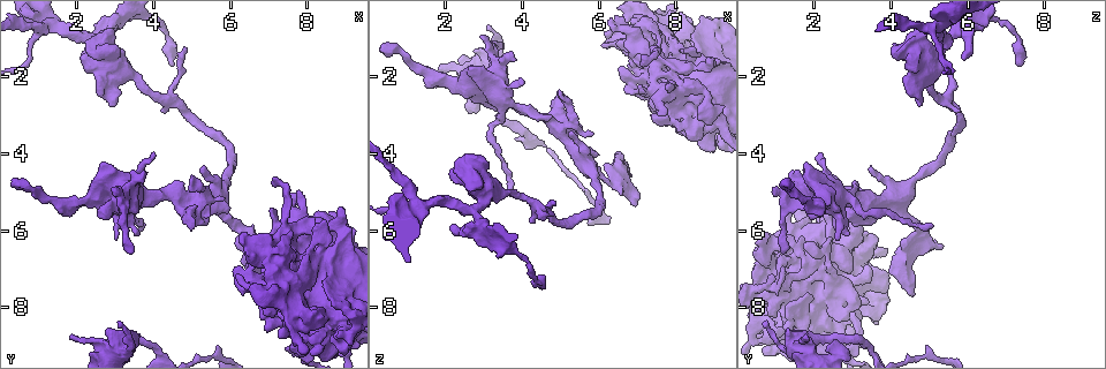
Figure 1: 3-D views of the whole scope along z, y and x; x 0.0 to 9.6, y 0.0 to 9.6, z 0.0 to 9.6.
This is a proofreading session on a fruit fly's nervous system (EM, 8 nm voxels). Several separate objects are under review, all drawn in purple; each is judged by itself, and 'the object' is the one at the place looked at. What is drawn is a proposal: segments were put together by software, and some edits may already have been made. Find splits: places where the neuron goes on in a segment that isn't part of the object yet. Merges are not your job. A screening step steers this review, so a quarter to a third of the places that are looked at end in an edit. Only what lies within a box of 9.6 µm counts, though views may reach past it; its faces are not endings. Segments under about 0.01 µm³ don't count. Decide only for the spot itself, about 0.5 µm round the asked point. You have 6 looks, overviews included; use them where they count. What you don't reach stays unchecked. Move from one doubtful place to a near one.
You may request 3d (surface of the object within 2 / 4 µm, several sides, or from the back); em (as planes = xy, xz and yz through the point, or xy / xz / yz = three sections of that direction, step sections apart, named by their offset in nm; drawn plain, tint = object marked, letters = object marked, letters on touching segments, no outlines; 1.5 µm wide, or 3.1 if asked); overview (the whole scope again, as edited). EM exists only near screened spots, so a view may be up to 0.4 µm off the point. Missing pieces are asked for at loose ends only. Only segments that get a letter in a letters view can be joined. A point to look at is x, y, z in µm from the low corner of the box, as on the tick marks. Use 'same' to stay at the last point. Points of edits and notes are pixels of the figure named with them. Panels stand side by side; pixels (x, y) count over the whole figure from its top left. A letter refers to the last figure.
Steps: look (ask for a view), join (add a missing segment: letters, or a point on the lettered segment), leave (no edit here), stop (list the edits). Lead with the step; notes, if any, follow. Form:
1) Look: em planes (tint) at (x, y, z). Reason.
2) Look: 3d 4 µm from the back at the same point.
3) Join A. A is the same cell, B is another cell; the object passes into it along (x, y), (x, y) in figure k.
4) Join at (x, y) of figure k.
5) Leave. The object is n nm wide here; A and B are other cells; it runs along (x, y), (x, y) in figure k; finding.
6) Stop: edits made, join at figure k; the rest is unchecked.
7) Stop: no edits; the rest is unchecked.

Look: 3d 2 µm at (7.00, 5.50, 2.20). Thick end.

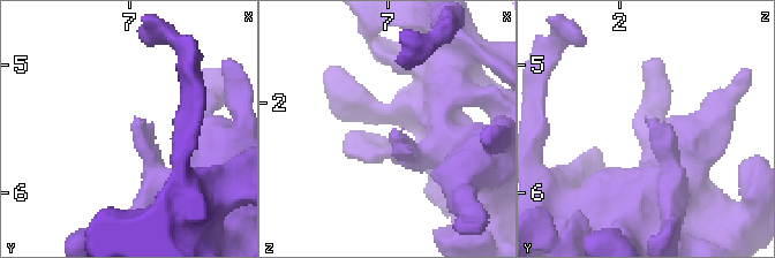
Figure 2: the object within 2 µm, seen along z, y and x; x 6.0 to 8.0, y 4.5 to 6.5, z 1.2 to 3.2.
Look: em planes (plain) at (7.02, 5.46, 2.24).

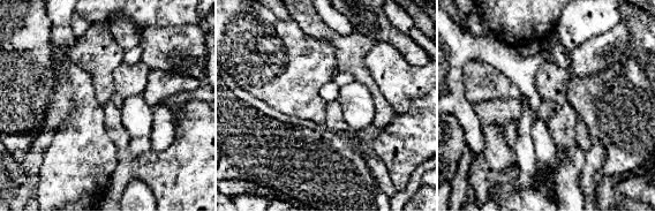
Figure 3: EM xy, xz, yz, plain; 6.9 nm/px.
Look: em planes (letters) at the same point. See the neighbours.

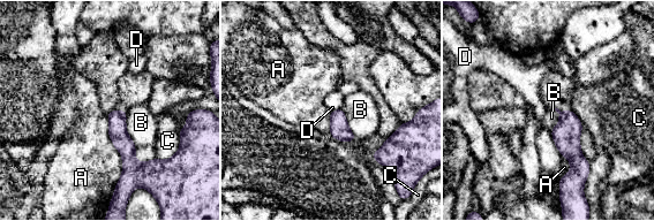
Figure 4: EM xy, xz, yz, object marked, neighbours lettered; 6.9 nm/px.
Leave. A, B, C and D are other cells; it runs along (114, 113), (127, 147), (123, 176) in figure 4; none of them fits.

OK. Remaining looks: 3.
Look: em planes (tint) at (3.75, 4.50, 1.40). An open end.

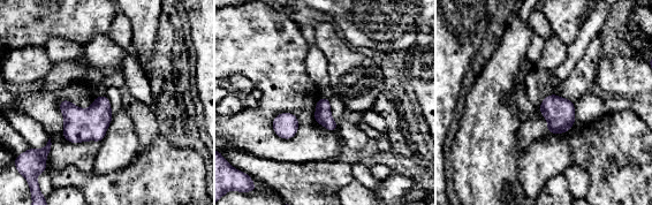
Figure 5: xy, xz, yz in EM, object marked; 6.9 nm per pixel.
Look: em planes (letters) at the same point.

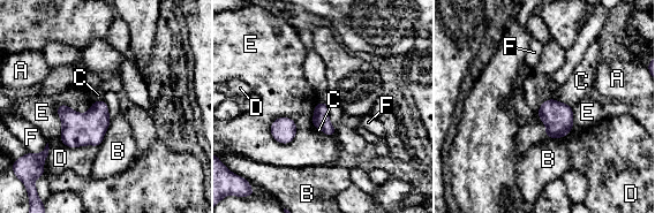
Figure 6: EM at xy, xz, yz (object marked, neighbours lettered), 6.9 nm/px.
Leave. The longest contact is with D, 280 nm; A, B, C, D, E and F are other cells; a border runs along (279, 116), (271, 135), (287, 144) in figure 6; no lettered segment goes on from it.

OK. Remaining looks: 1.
Look: em planes (letters) at (3.00, 6.25, 2.60). Branch stops here.

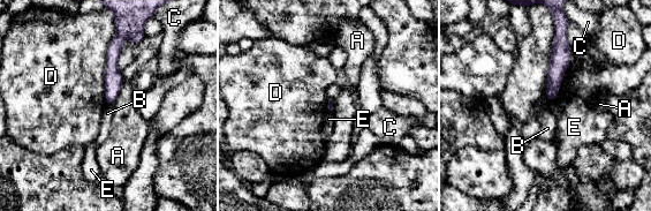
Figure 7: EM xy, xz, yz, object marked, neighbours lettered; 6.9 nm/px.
Leave. A, B, C, D and E are other cells; it runs along (120, 37), (112, 57), (110, 100) in figure 7; none of them fits.

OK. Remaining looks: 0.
Stop: no edits; the rest is unchecked.

